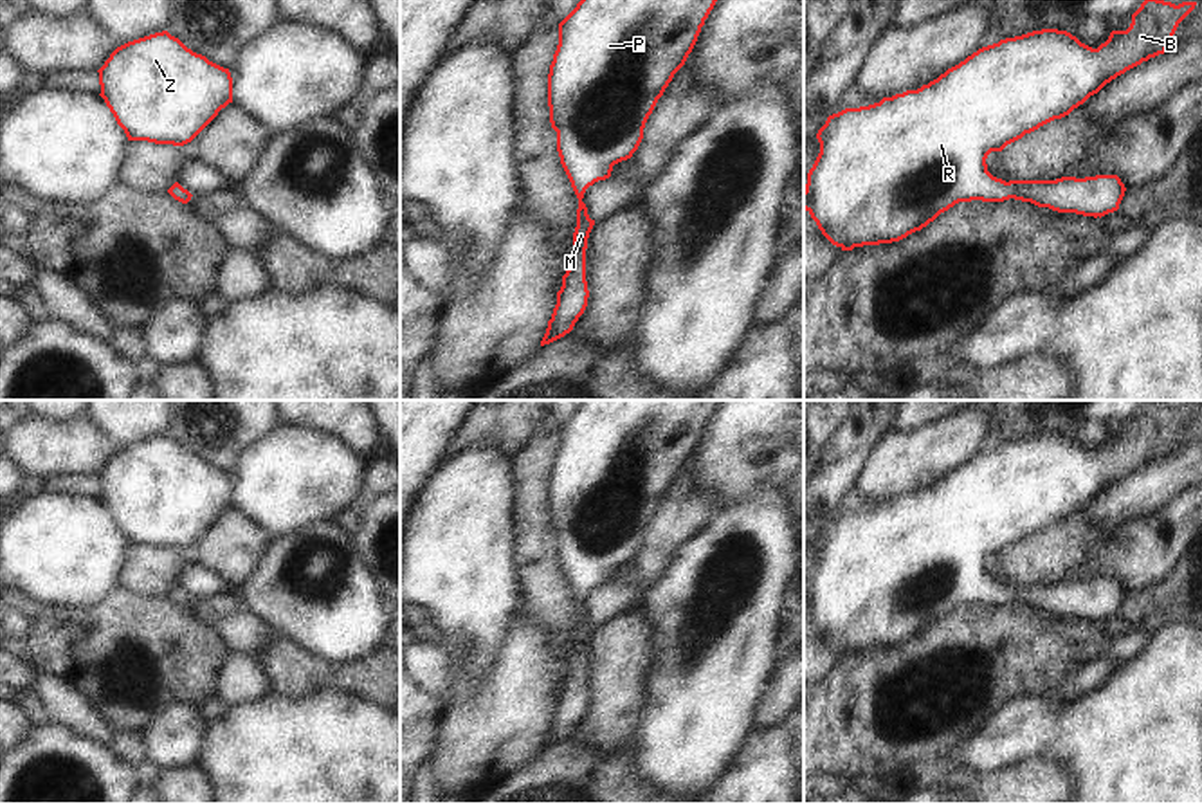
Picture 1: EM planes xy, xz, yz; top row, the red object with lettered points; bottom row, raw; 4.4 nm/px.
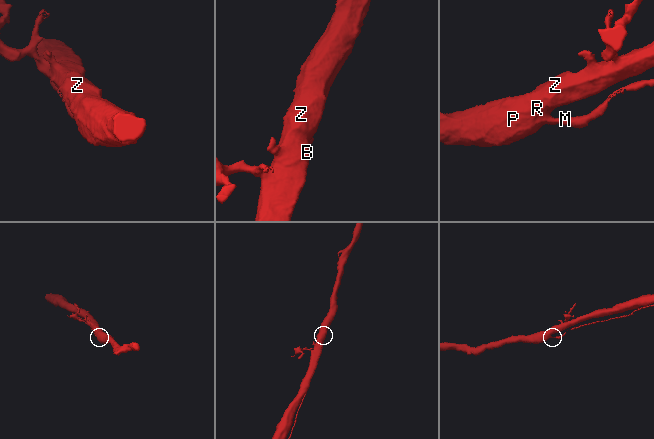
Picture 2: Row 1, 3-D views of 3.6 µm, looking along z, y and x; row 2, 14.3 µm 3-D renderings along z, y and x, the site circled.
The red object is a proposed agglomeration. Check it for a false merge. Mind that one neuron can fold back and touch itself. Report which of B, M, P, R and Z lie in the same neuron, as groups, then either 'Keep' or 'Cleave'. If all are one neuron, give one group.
Groups: B M P R Z. Keep

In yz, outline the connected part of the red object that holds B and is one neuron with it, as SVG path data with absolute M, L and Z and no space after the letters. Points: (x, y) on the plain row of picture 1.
M1146 402L1132 418L1130 431L1112 434L1097 452L1058 433L1006 442L979 452L917 494L829 519L816 537L820 557L807 577L804 613L842 654L899 645L959 606L1015 602L1094 622L1117 615L1126 595L1117 579L1006 586L988 575L986 562L1069 519L1126 474L1164 458L1179 427L1195 409Z

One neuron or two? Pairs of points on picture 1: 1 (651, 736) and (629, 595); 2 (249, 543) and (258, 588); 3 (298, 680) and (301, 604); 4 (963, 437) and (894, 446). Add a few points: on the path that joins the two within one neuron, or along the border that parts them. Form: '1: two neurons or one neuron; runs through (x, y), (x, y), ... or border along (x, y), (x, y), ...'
1: one neuron; runs through (667, 698), (667, 622)
2: two neurons; border along (273, 539), (258, 565), (238, 586)
3: two neurons; border along (276, 637), (287, 637), (319, 657), (339, 662)
4: one neuron; runs through (947, 444), (910, 446)

